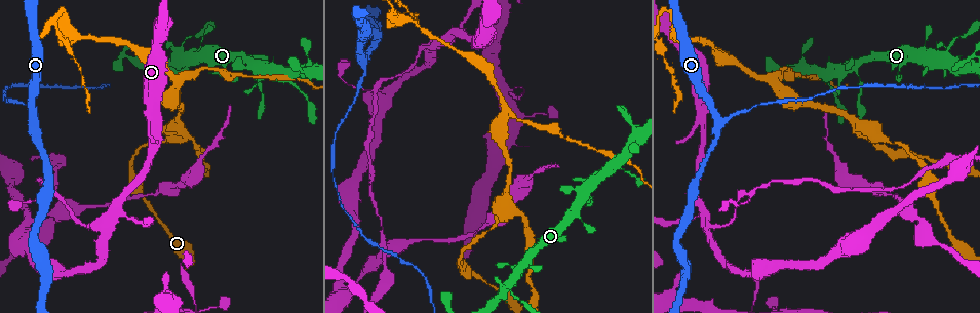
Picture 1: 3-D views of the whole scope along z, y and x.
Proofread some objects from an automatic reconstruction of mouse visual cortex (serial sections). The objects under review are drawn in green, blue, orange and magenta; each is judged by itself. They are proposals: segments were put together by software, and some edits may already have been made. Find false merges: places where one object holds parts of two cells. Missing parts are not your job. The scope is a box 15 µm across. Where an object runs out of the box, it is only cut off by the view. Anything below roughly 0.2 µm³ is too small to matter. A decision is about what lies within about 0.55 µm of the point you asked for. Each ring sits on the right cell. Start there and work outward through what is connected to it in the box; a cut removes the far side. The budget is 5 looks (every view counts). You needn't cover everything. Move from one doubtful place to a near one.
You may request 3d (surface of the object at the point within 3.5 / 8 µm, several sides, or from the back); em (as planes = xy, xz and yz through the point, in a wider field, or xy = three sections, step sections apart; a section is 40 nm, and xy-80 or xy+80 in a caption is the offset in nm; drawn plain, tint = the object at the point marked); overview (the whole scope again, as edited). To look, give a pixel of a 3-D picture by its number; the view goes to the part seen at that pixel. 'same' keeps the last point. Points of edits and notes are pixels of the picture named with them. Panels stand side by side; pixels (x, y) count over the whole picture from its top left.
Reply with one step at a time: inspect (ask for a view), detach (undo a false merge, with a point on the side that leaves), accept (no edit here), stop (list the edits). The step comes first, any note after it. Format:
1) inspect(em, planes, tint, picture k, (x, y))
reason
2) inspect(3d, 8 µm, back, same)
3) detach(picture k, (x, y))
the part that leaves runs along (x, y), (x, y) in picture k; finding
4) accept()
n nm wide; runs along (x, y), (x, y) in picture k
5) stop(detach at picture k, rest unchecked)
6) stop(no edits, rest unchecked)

inspect(3d, 3.5 µm, back, picture 1, (179, 80))
three arms meet

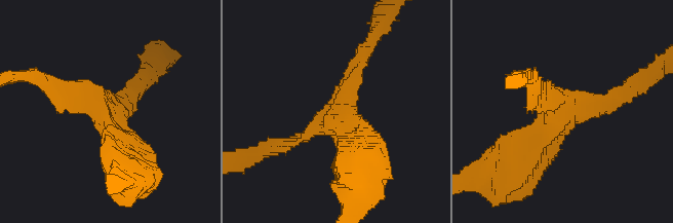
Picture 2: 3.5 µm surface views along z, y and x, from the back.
inspect(em, xy, step 1, plain, picture 2, (559, 121))

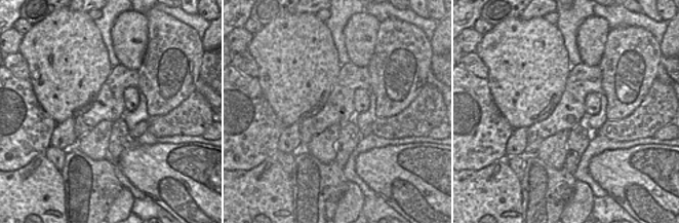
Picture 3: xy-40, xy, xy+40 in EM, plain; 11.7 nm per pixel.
inspect(em, xy, step 1, tint, same)
with the object marked

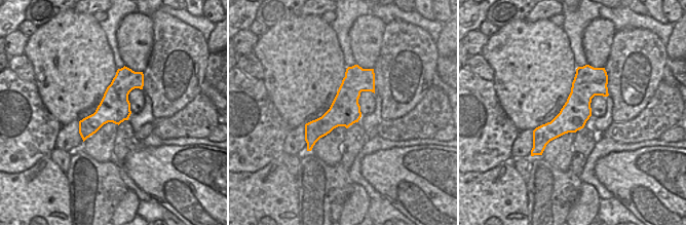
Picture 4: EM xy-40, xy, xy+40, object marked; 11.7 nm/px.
accept()
runs along (589, 70), (578, 105), (543, 143) in picture 4; all the same cell

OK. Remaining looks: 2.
inspect(3d, 8 µm, back, picture 1, (35, 122))
a fork

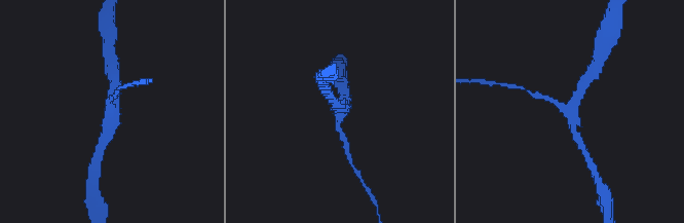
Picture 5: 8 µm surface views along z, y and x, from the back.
inspect(em, xy, step 2, tint, picture 5, (109, 109))
3 arms; arms of 200, 300, 400 nm; now the EM

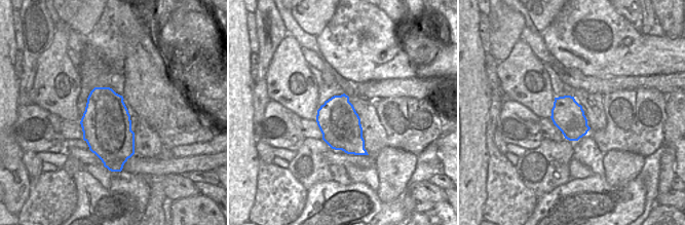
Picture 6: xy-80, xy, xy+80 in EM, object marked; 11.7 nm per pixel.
accept()
continuous, no second cell

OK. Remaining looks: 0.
stop(no edits, rest unchecked)

